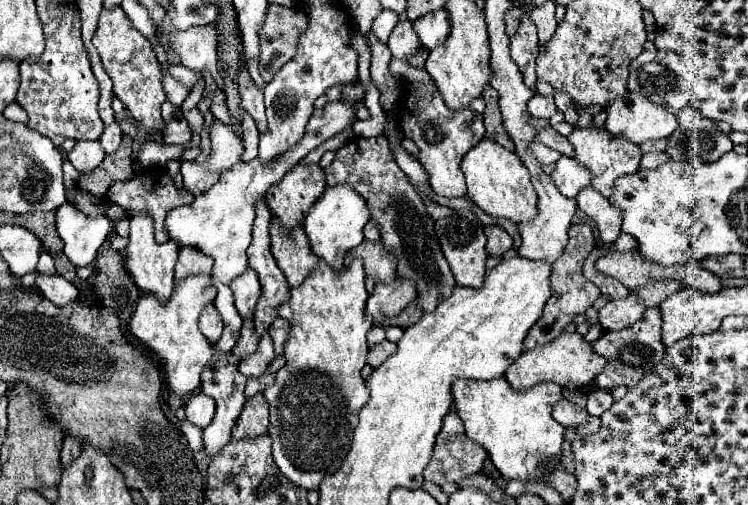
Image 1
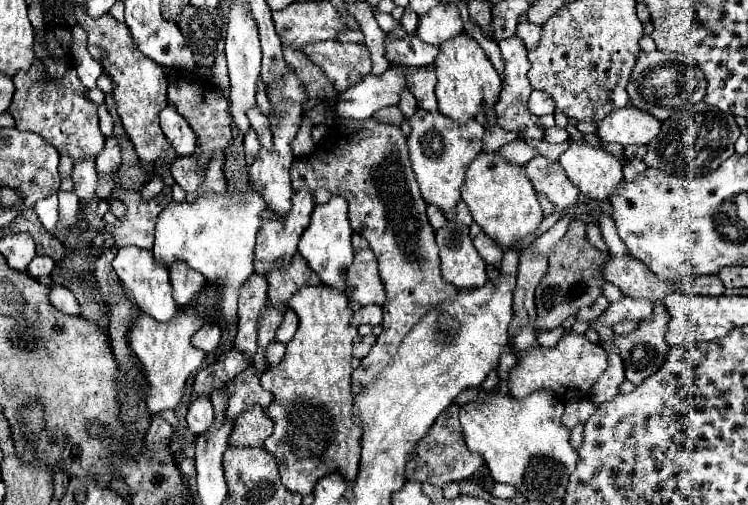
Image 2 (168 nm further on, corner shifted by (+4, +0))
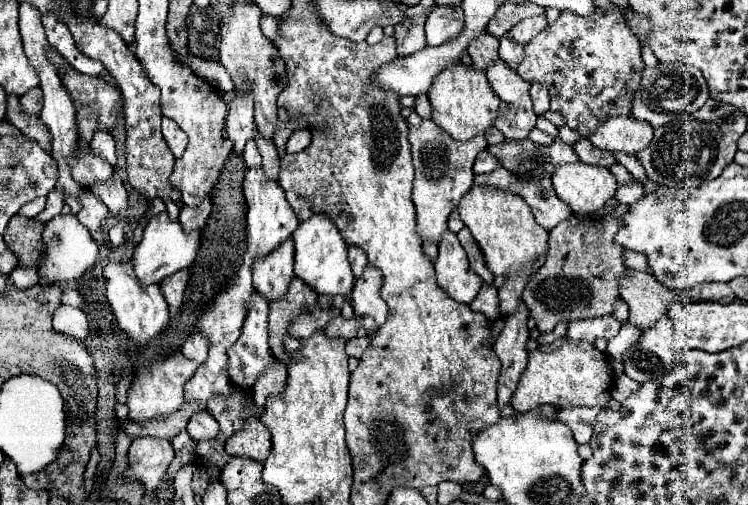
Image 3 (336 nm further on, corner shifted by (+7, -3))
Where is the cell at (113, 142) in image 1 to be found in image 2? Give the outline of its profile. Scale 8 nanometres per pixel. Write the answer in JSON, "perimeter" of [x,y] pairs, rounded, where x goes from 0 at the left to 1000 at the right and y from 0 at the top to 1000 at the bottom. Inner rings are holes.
{"perimeter":[[[146,271],[140,279],[138,303],[130,311],[130,339],[132,343],[148,343],[148,339],[159,335],[159,327],[162,327],[162,299],[159,299],[156,271]]]}

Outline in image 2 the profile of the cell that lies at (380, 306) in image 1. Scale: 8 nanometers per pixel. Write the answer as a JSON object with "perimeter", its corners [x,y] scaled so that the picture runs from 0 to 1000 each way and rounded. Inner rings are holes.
{"perimeter":[[[488,604],[480,608],[469,632],[469,644],[480,648],[480,644],[509,644],[512,640],[512,624],[509,624],[509,608],[507,604]]]}

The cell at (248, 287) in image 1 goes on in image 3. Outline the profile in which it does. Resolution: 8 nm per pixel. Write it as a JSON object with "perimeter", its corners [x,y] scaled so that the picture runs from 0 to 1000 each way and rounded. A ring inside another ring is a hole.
{"perimeter":[[[345,578],[337,582],[337,594],[334,594],[334,610],[332,610],[332,626],[326,634],[326,646],[324,646],[324,661],[321,669],[316,673],[316,681],[305,693],[305,737],[307,737],[307,752],[310,760],[316,760],[318,772],[337,772],[337,760],[358,733],[364,729],[364,717],[366,717],[366,705],[361,697],[361,681],[358,681],[358,598],[350,594],[345,586]]]}

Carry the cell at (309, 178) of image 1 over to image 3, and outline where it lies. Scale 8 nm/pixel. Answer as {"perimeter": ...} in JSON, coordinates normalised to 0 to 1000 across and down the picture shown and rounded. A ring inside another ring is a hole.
{"perimeter":[[[385,471],[369,499],[361,499],[353,511],[345,511],[340,519],[340,574],[353,586],[358,598],[380,590],[385,578],[385,566],[393,550],[393,487]]]}

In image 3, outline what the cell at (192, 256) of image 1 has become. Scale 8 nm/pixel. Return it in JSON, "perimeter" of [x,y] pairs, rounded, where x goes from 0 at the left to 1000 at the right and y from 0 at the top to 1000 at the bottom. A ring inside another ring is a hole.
{"perimeter":[[[243,535],[243,539],[235,539],[225,550],[219,550],[214,558],[214,570],[217,570],[217,582],[225,598],[225,614],[227,614],[227,626],[233,626],[243,602],[243,586],[246,586],[246,574],[249,574],[249,558],[251,558],[251,535]]]}

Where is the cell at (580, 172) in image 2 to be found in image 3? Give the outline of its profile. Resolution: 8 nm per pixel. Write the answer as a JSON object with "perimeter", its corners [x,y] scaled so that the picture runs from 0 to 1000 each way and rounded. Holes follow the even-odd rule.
{"perimeter":[[[781,321],[754,325],[738,349],[741,380],[767,424],[791,424],[802,416],[824,380],[824,352],[813,333],[786,329]]]}

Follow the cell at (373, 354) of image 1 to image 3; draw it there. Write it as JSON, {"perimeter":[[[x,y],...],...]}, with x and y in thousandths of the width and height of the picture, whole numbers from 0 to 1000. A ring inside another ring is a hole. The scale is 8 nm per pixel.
{"perimeter":[[[471,669],[471,673],[463,677],[463,701],[473,705],[473,709],[481,709],[492,681],[495,681],[495,669]]]}

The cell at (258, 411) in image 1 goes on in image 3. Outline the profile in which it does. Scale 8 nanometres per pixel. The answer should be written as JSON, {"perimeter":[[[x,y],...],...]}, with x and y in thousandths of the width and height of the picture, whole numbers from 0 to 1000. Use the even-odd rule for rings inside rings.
{"perimeter":[[[342,824],[332,828],[326,836],[326,848],[302,871],[302,895],[307,903],[337,907],[348,919],[358,907],[361,887],[364,887],[361,883],[361,855]]]}

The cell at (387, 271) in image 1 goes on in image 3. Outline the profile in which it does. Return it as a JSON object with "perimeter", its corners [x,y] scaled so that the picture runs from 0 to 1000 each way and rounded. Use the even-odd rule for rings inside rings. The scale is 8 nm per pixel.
{"perimeter":[[[489,527],[481,554],[476,554],[473,574],[468,582],[468,598],[473,606],[476,626],[497,626],[503,650],[513,642],[519,626],[519,606],[508,586],[511,570],[511,539],[500,527]]]}

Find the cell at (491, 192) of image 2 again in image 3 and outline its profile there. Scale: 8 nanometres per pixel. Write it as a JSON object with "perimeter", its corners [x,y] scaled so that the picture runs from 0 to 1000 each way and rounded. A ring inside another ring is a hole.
{"perimeter":[[[634,364],[634,372],[615,396],[612,420],[639,479],[650,531],[660,547],[698,543],[733,495],[733,459],[717,444],[711,416],[698,388]]]}

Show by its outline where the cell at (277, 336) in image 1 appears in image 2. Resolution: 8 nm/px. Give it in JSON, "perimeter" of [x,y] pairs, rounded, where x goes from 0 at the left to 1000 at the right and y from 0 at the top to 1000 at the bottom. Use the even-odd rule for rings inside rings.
{"perimeter":[[[384,612],[381,628],[378,628],[378,640],[373,644],[373,651],[370,651],[370,659],[368,659],[368,675],[373,675],[373,679],[386,679],[386,675],[392,671],[394,655],[397,655],[397,624],[394,624],[389,612]]]}

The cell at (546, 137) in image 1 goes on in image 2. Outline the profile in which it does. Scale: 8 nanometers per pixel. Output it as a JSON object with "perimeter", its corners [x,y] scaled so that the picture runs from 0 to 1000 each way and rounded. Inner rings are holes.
{"perimeter":[[[691,69],[680,73],[680,77],[672,77],[667,81],[667,93],[670,93],[670,113],[675,121],[675,164],[672,164],[672,180],[670,180],[670,192],[667,200],[662,204],[662,224],[664,224],[664,240],[667,248],[675,255],[675,259],[689,259],[694,271],[707,271],[707,275],[726,275],[729,271],[729,255],[721,240],[721,232],[710,228],[705,220],[705,196],[713,180],[710,164],[707,164],[707,121],[705,121],[705,97],[699,89],[699,81],[694,81]]]}

